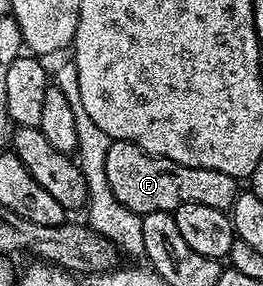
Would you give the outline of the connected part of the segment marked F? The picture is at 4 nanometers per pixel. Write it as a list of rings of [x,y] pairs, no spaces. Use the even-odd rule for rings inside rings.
[[[111,141],[104,168],[116,200],[120,200],[124,208],[140,215],[161,210],[172,212],[180,208],[180,204],[208,204],[208,208],[230,212],[233,211],[234,202],[240,193],[237,178],[224,172],[192,168],[188,164],[176,164],[167,158],[157,158],[131,142]]]

